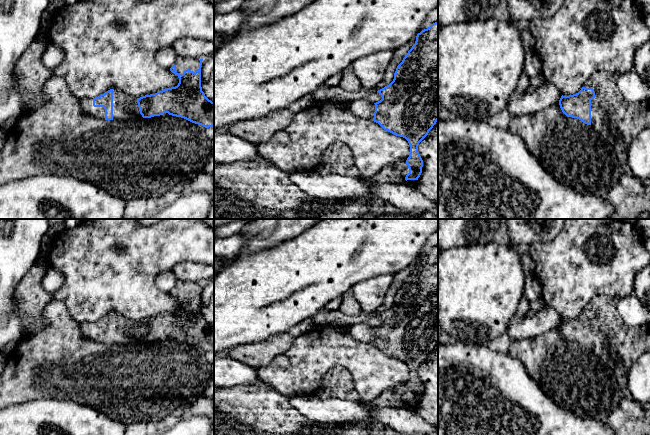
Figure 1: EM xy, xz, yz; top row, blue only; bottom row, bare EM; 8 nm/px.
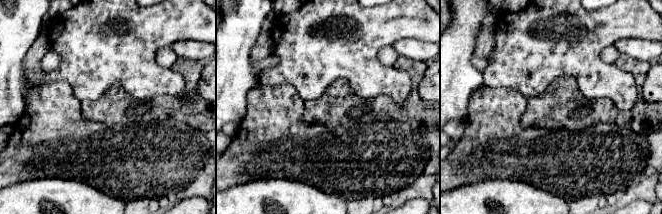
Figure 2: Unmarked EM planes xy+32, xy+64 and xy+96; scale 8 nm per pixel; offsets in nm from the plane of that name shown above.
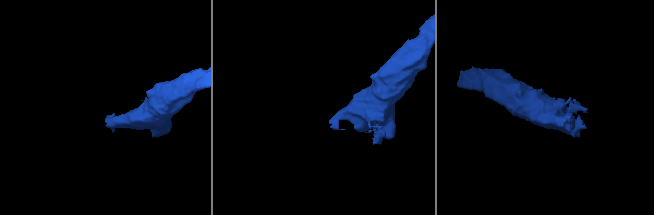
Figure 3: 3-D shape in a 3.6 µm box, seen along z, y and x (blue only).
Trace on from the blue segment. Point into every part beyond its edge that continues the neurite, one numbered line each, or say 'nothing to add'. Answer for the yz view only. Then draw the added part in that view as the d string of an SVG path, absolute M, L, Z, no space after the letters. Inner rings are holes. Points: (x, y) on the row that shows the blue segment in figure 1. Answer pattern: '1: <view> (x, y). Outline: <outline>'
1: yz (618, 121). Outline: M599 71L583 87L593 88L595 92L595 98L591 100L591 126L612 145L623 172L632 175L628 165L628 150L633 139L644 129L650 128L650 100L628 102L621 95L617 82L617 74Z

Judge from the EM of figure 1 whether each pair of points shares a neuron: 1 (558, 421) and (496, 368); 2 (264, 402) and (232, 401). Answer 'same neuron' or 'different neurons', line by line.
1: same neuron
2: same neuron

